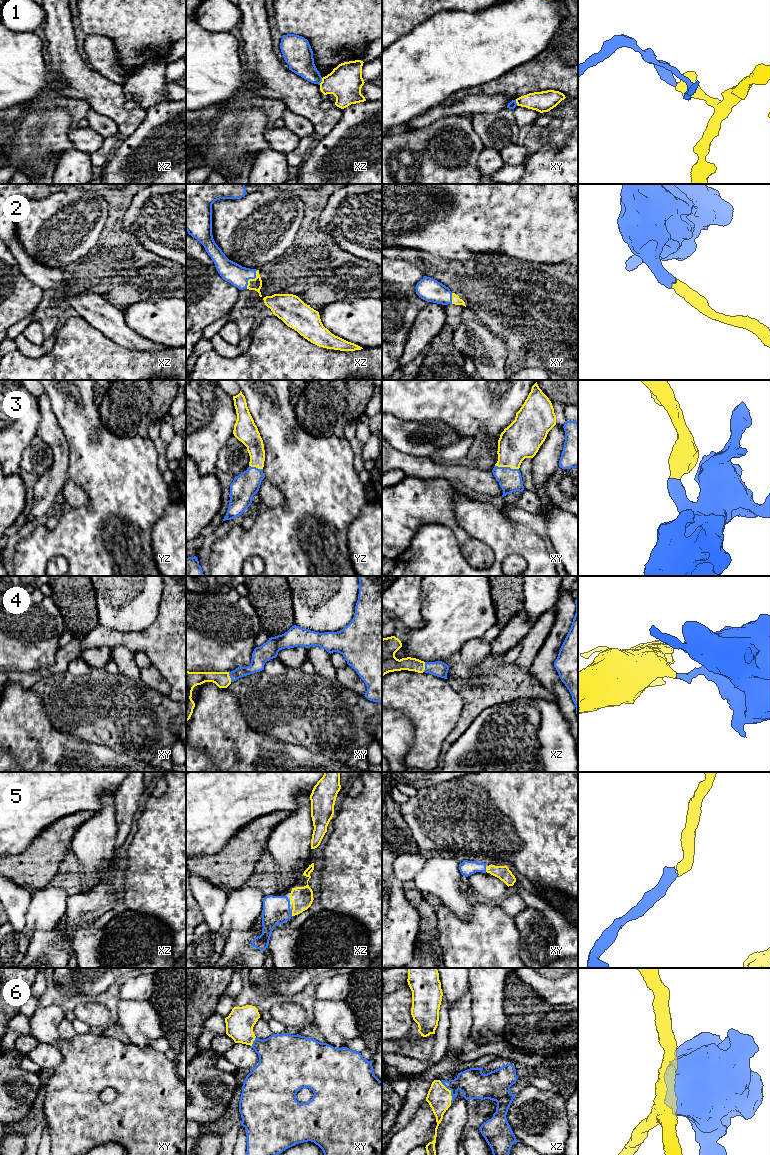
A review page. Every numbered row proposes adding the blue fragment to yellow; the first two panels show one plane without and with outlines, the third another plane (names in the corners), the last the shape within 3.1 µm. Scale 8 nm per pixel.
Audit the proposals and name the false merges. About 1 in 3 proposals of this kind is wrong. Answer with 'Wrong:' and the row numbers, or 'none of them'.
Wrong: 1

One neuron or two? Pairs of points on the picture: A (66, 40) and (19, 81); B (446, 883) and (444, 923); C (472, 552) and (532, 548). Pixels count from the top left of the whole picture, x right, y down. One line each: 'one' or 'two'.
A: two
B: two
C: two

